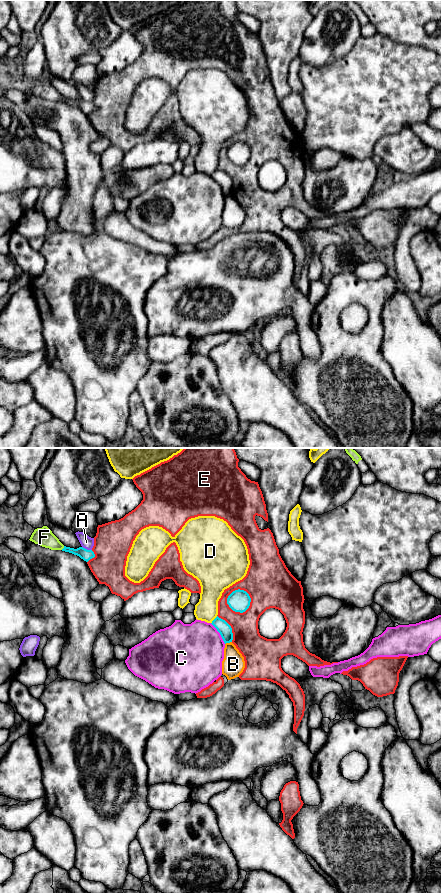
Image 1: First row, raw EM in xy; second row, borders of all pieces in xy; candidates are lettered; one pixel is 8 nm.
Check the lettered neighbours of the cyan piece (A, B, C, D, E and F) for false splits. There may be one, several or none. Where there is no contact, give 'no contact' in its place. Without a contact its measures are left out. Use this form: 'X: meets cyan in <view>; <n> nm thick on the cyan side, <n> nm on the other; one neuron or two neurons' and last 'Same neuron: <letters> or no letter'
A: meets cyan in xy; 90 nm thick on the cyan side, 100 nm on the other; two neurons
B: meets cyan in xy; 110 nm thick on the cyan side, 190 nm on the other; two neurons
C: meets cyan in xy; 110 nm thick on the cyan side, 460 nm on the other; two neurons
D: meets cyan in xy; 110 nm thick on the cyan side, 180 nm on the other; two neurons
E: meets cyan in xy; 180 nm thick on the cyan side, 380 nm on the other; two neurons
F: meets cyan in xy; 90 nm thick on the cyan side, 150 nm on the other; two neurons
Same neuron: no letter

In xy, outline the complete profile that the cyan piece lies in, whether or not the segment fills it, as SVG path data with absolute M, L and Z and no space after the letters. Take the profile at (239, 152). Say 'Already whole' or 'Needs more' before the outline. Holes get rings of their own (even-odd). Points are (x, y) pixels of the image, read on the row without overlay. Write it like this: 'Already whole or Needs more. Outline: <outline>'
Already whole. Outline: M235 142L227 150L227 156L235 163L243 165L250 158L251 150L249 146L244 142Z

